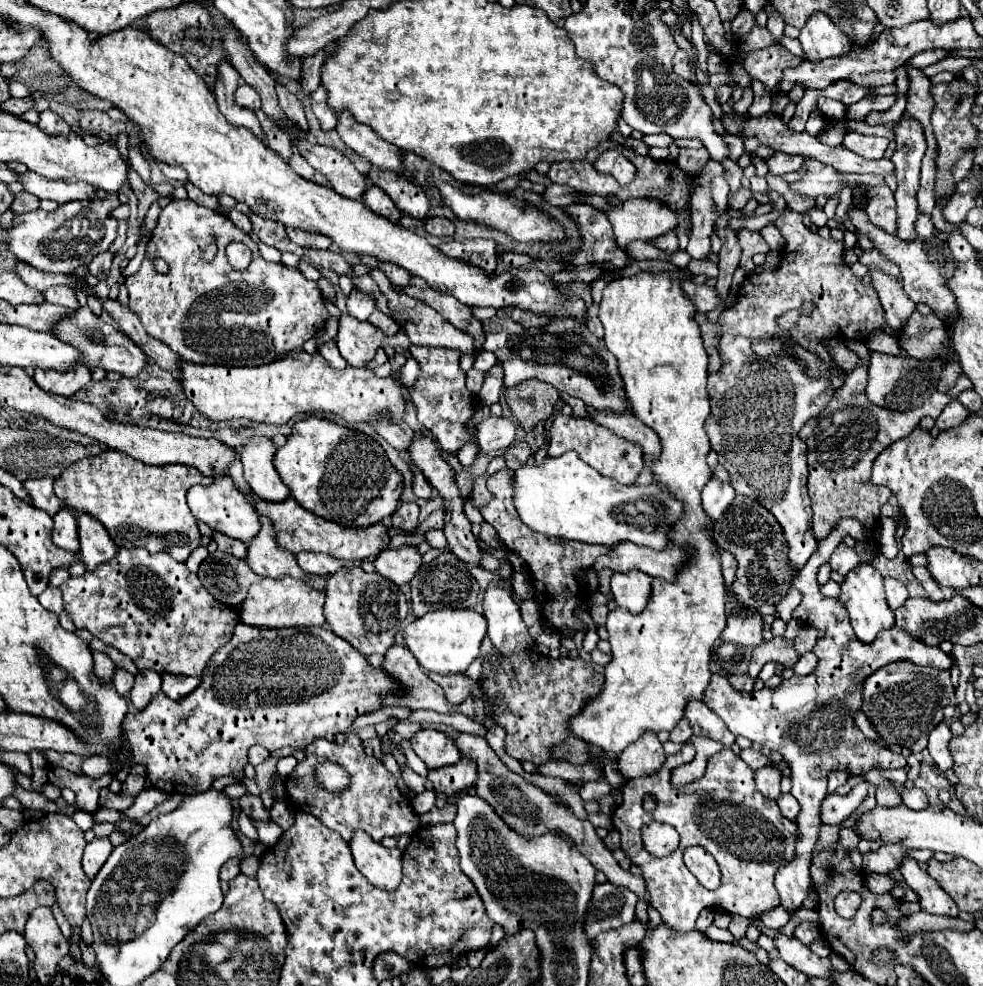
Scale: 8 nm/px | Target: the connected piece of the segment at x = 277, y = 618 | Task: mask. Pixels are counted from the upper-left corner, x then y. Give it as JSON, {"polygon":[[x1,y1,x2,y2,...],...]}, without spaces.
{"polygon":[[263,578,249,588,247,598,241,602,239,618,247,626,257,628,293,628,293,626,319,626,325,622,323,618,323,602,325,594,313,590,301,580,295,578]]}

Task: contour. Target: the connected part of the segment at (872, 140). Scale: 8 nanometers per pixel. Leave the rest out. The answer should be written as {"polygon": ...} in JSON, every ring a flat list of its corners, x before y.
{"polygon":[[851,132,851,134,845,134,845,138,843,138,843,146,849,148,849,150,853,150,855,154,859,154,859,156,863,156,863,158,879,160,879,158,883,158,883,152,887,150,889,140,887,140,887,138,863,136,863,134]]}

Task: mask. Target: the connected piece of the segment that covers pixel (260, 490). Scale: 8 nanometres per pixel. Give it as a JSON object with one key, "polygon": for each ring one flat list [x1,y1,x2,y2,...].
{"polygon":[[255,436,241,448,241,462,245,468,245,480,251,490,271,502,285,500,291,492,279,478,273,458,275,458,275,444,269,438]]}

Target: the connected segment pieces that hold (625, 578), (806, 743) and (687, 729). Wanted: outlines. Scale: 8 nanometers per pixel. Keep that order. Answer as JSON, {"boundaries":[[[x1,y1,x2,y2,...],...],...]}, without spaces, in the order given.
{"boundaries":[[[629,570,625,572,617,572,611,576,611,592,615,596,617,606,627,608,631,614,639,614,647,602,649,602,649,594,651,594,651,576,643,574,643,572,633,572]],[[841,518,839,526,835,526,835,530,831,530,831,534,823,538,823,542,817,542,815,554,809,558,807,566,793,578,793,588,803,594,803,600,793,616,797,616,805,624,815,626,817,630,825,630,825,638,819,638,813,648,813,652,819,656,815,672,811,672,809,676,793,676,789,680,783,680,775,690,761,688,753,692,737,692,725,676,713,674,703,694,703,702,727,724,727,728,735,736,745,736,759,742,761,746,767,746,769,750,781,752,791,768,791,794,801,804,799,818,795,820,795,824,799,826,799,838,795,846,797,854,787,866,779,868,775,876,775,888,781,896,781,906,789,912,801,906,807,890,811,888,809,866,821,826,819,808,823,798,827,796,827,774,831,770,849,770,851,774,863,776,877,766,903,768,907,764,903,754,893,754,889,748,881,748,873,740,865,738,851,718,853,712,861,708,861,688,865,678,891,662,903,660,909,660,917,666,933,666,941,670,951,670,955,666,955,660,947,656,939,646,927,646,897,626,881,632,873,644,859,642,849,624,847,610,843,610,839,598,827,598,819,592,819,568,829,562,833,550,843,542,845,536,851,536,851,532,855,532,857,542,863,542,869,530,863,526,863,522,855,522,855,518]],[[681,718,679,726,675,726,675,730,671,730,671,740,679,742,679,744,687,742,691,736,693,736,693,732,691,732,691,726,689,726,687,718]]]}

